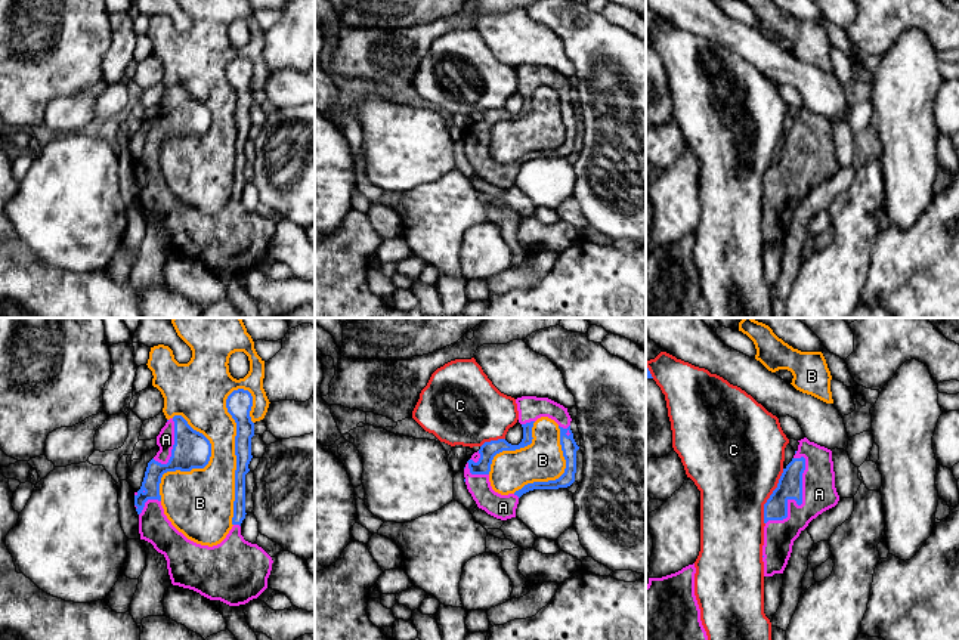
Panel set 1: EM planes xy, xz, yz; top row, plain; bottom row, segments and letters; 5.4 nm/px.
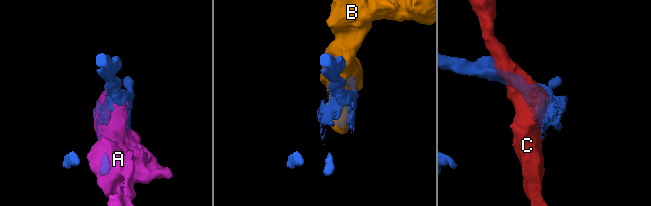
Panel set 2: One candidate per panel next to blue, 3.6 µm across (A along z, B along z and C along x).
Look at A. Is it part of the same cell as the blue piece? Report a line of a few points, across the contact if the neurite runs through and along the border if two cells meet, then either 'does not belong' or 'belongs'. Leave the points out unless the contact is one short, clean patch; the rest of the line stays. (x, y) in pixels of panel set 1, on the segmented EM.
belongs

